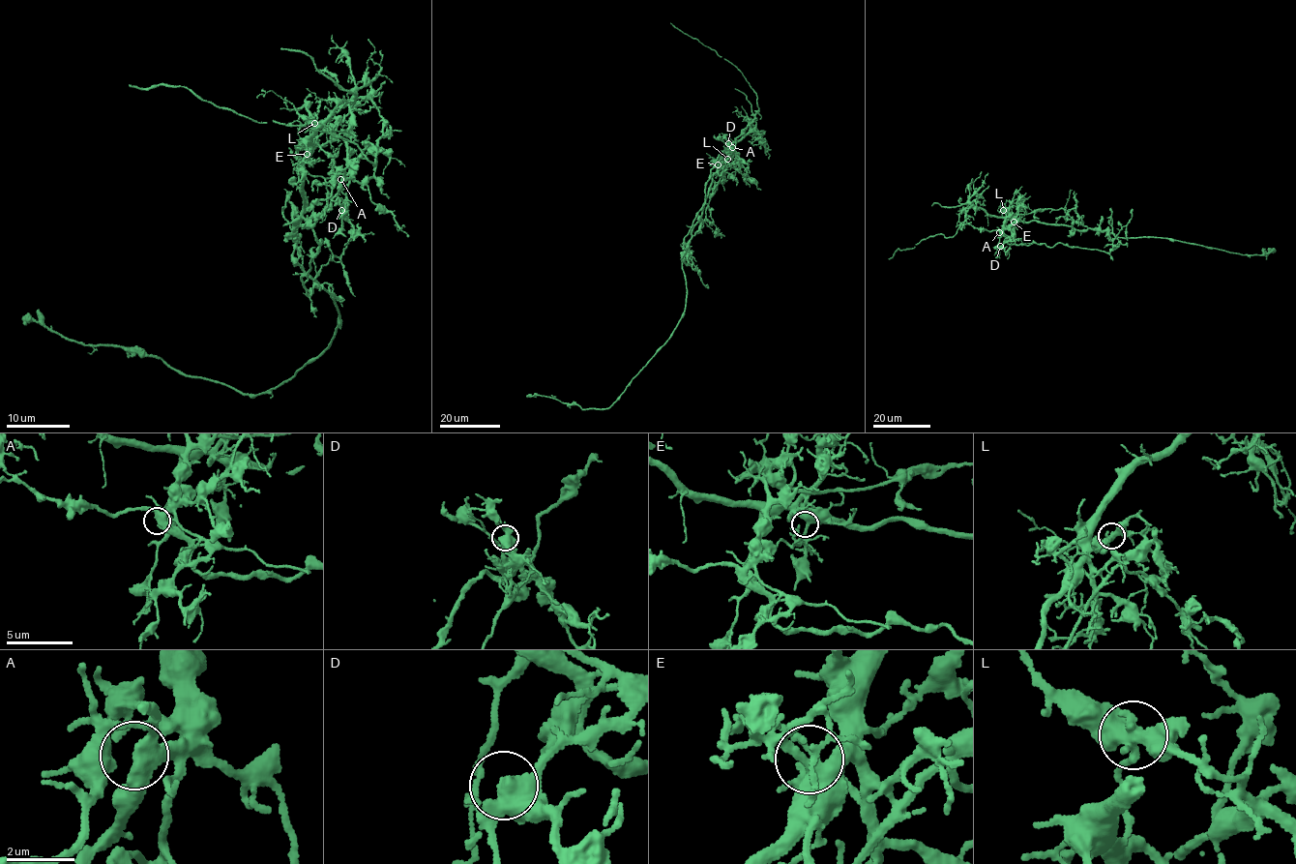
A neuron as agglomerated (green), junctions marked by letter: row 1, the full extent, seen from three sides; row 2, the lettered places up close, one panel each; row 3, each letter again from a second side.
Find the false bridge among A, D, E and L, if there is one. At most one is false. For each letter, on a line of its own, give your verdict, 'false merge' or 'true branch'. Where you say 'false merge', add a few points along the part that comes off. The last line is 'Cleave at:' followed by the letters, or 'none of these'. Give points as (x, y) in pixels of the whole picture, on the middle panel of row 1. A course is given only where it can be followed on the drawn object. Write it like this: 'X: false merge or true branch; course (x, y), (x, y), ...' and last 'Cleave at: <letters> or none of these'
A: true branch
D: true branch
E: true branch
L: false merge; course (727, 159), (733, 155), (738, 162), (736, 138), (752, 122), (758, 108), (757, 95), (738, 69), (670, 23)
Cleave at: L

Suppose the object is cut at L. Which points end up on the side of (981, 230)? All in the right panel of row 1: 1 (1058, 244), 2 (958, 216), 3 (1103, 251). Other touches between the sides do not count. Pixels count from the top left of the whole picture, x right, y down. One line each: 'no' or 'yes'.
1: yes
2: no
3: yes

